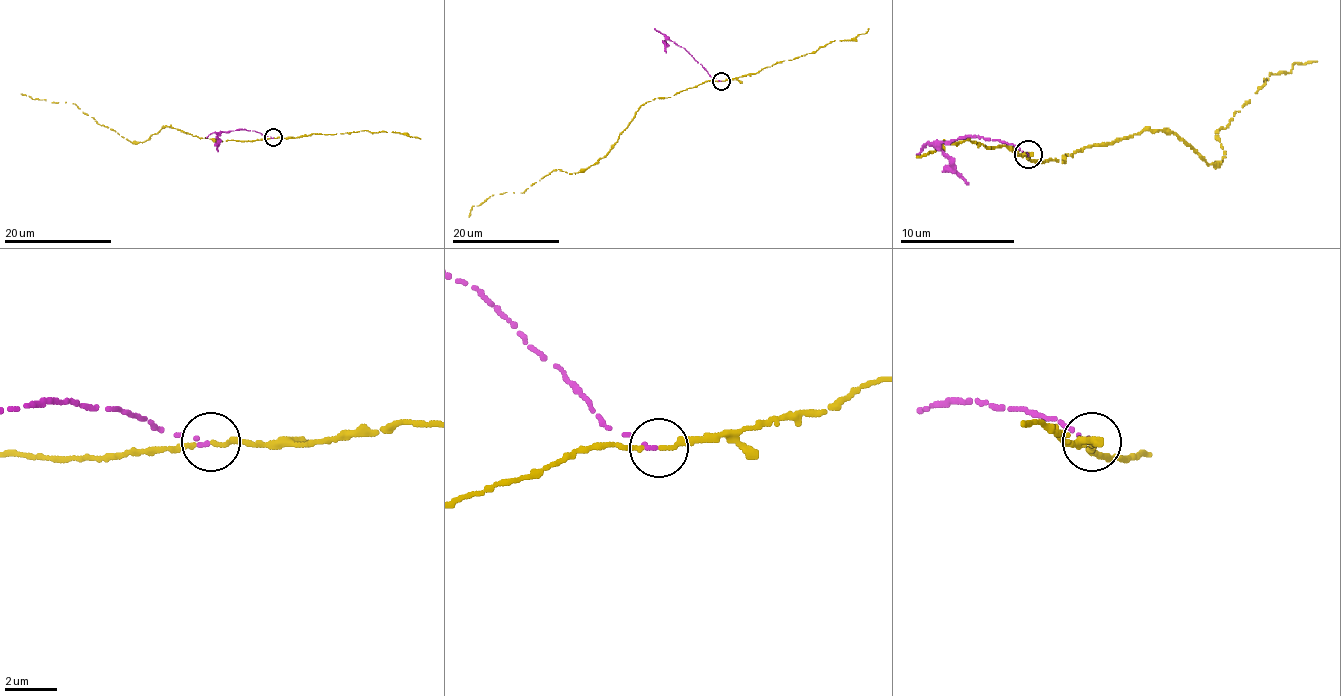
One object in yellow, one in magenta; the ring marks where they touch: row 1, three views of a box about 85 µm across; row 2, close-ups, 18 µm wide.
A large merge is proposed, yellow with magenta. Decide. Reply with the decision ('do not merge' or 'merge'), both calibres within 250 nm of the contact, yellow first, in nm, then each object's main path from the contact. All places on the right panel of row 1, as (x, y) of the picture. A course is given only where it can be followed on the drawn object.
do not merge; calibres 140 and 130 nm; course yellow (1027, 153), (1064, 162), (1144, 130), (1173, 130), (1219, 165), (1216, 133), (1270, 73), (1316, 62); course magenta (1027, 153), (982, 136), (942, 142), (944, 156), (967, 185)

